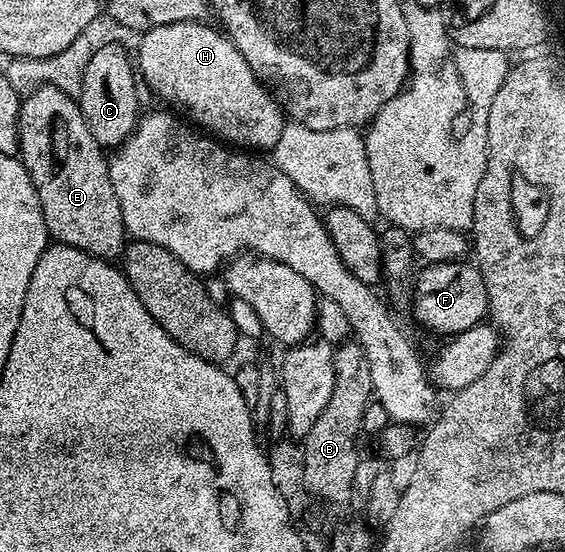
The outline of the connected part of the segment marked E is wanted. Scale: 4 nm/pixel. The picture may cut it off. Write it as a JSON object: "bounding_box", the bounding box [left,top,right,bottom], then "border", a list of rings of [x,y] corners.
{"bounding_box":[18,84,126,261],"border":[[[50,84],[32,88],[20,102],[18,134],[18,155],[26,166],[26,174],[30,174],[30,182],[34,182],[34,190],[38,190],[38,202],[46,218],[49,237],[55,243],[74,246],[99,260],[115,261],[123,253],[126,243],[122,206],[118,206],[118,194],[114,194],[114,182],[110,182],[109,157],[94,134],[90,134],[90,126],[86,126],[77,97],[68,96]]]}

